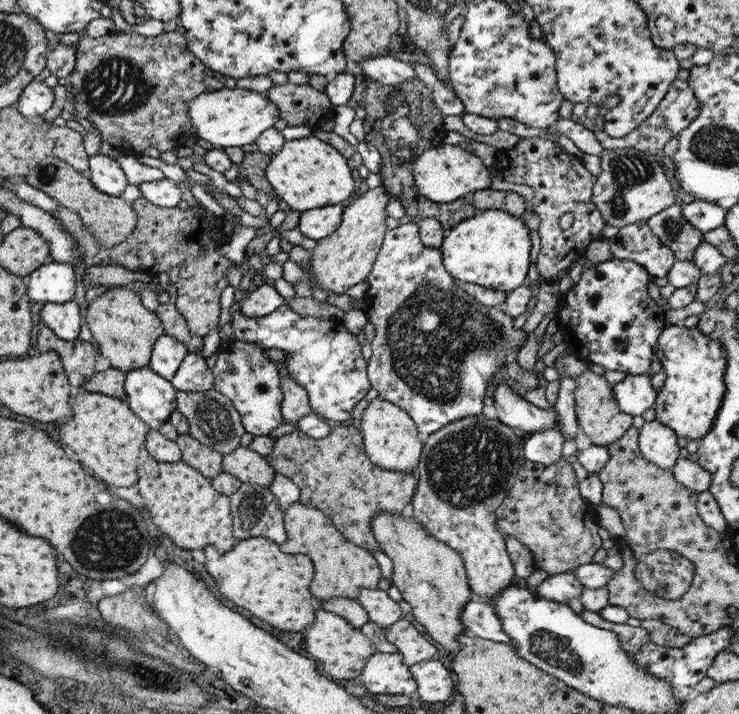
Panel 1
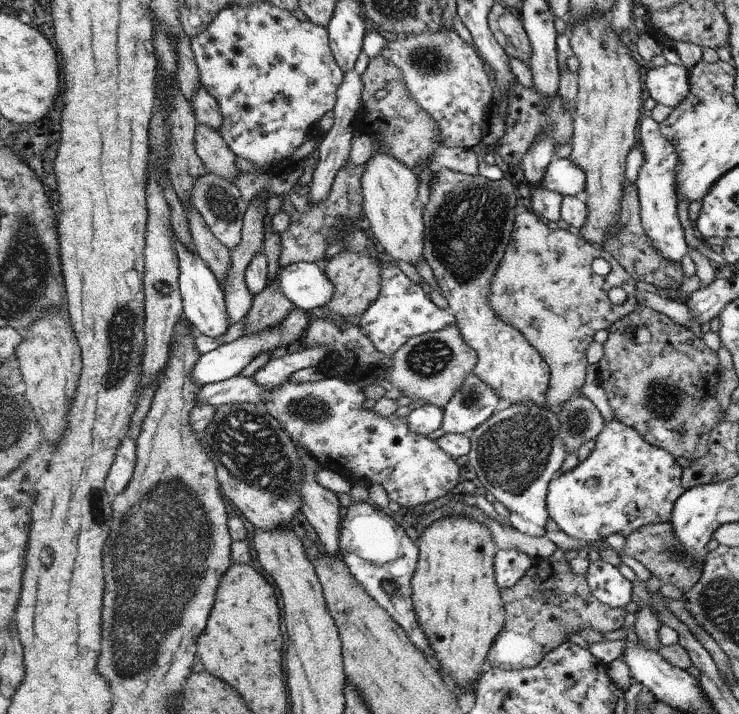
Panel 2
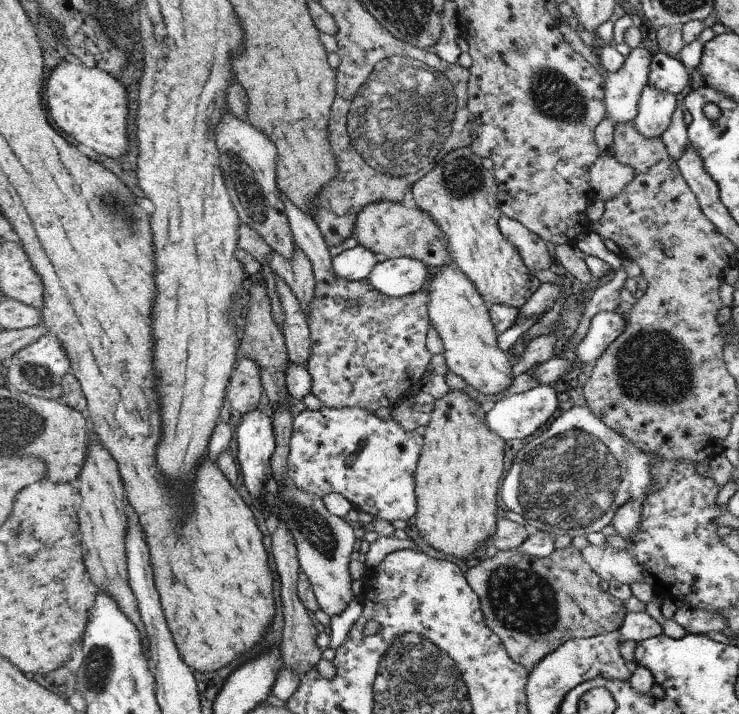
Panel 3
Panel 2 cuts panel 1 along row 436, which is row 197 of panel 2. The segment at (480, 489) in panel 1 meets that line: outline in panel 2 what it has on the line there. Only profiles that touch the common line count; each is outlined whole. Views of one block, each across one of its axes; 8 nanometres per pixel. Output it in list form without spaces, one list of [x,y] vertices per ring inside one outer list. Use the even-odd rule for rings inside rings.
[[[436,168],[428,186],[428,201],[423,205],[423,260],[431,268],[433,276],[445,298],[449,310],[456,318],[461,338],[476,352],[473,374],[488,384],[499,398],[509,404],[533,403],[545,406],[544,394],[548,381],[548,366],[522,332],[501,320],[490,307],[490,280],[495,272],[504,247],[509,242],[513,218],[521,205],[521,192],[513,178],[504,175],[491,181],[482,175],[466,175],[446,168]]]

